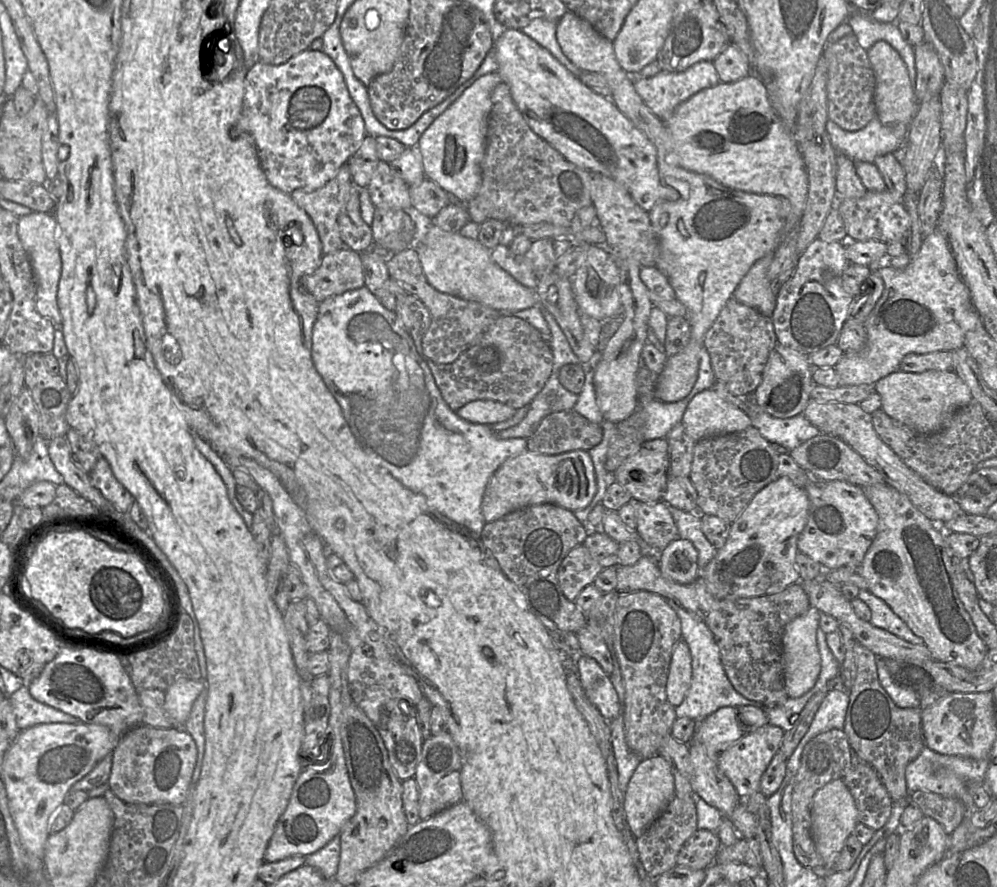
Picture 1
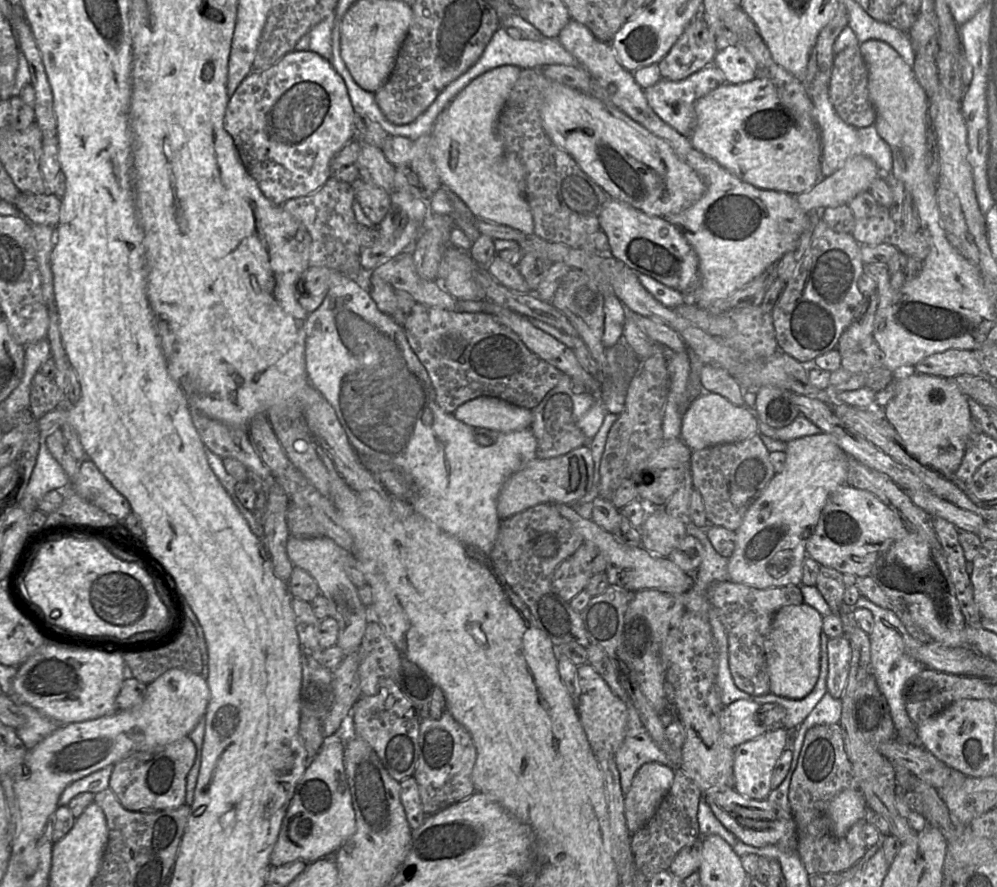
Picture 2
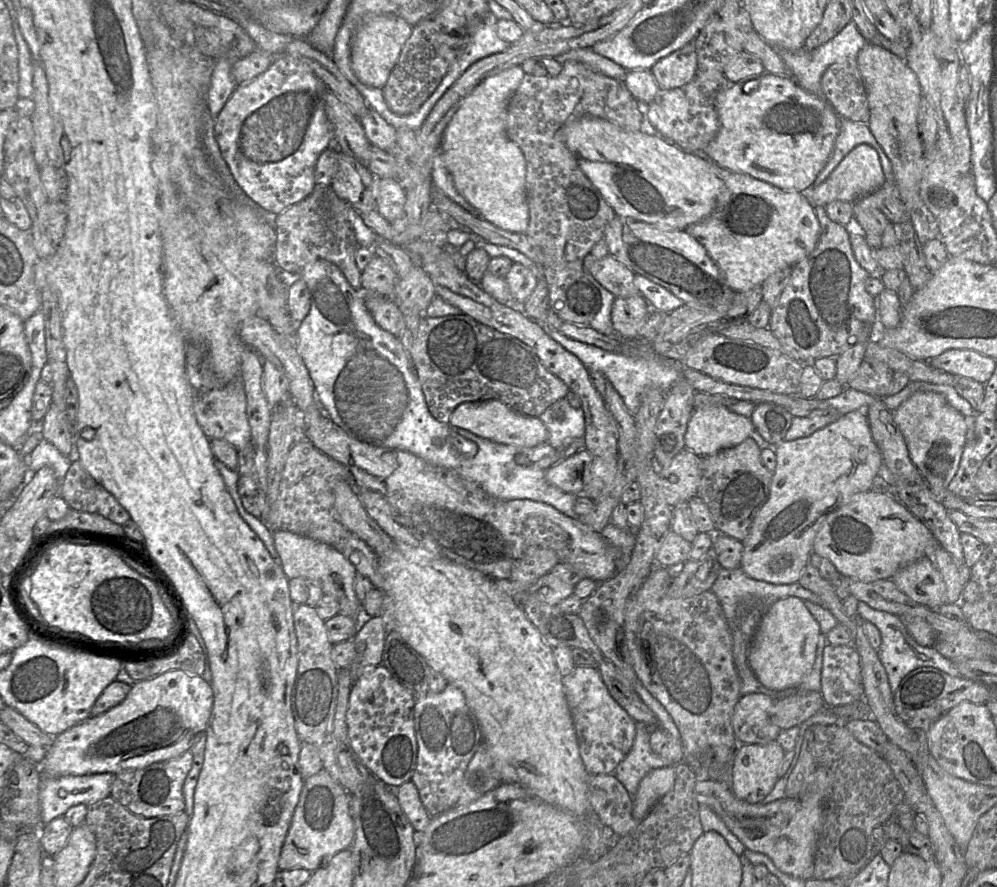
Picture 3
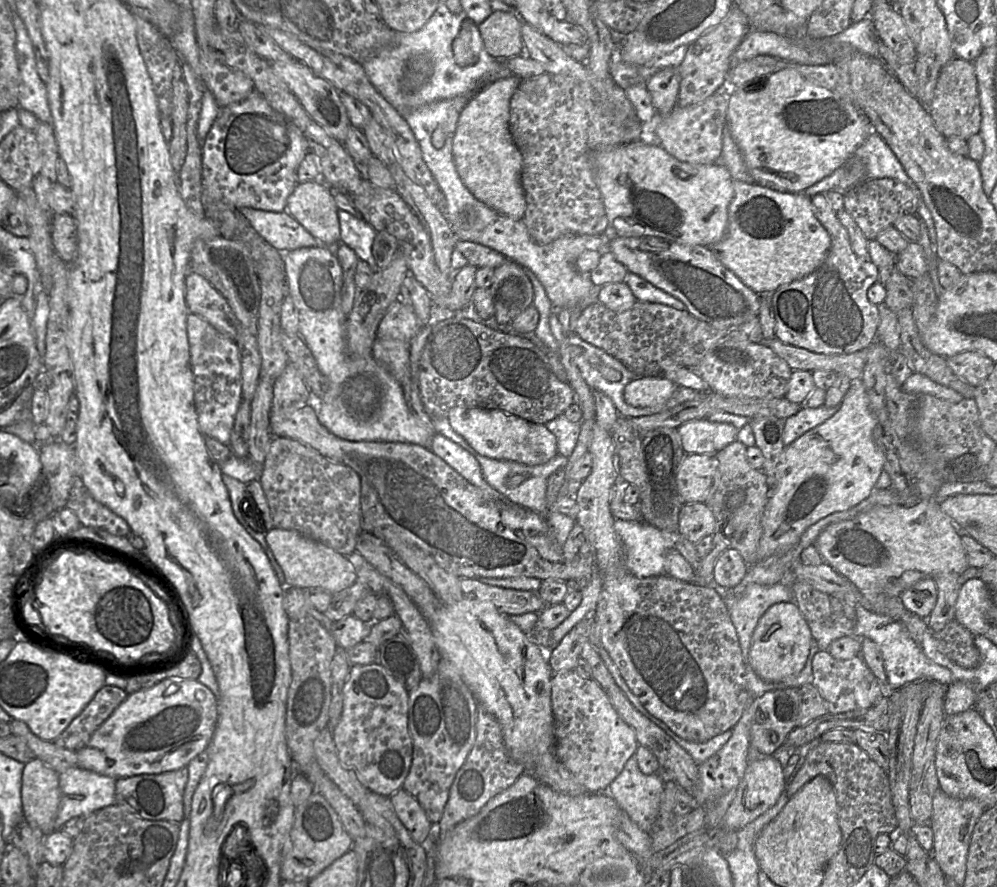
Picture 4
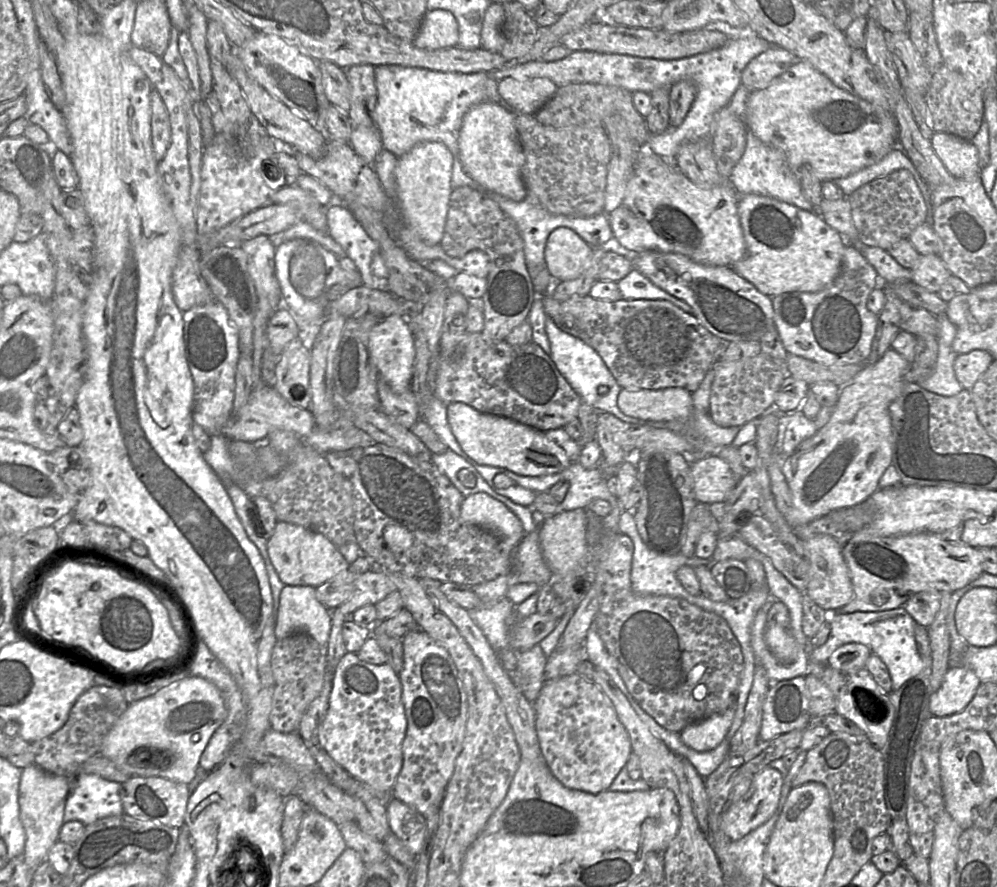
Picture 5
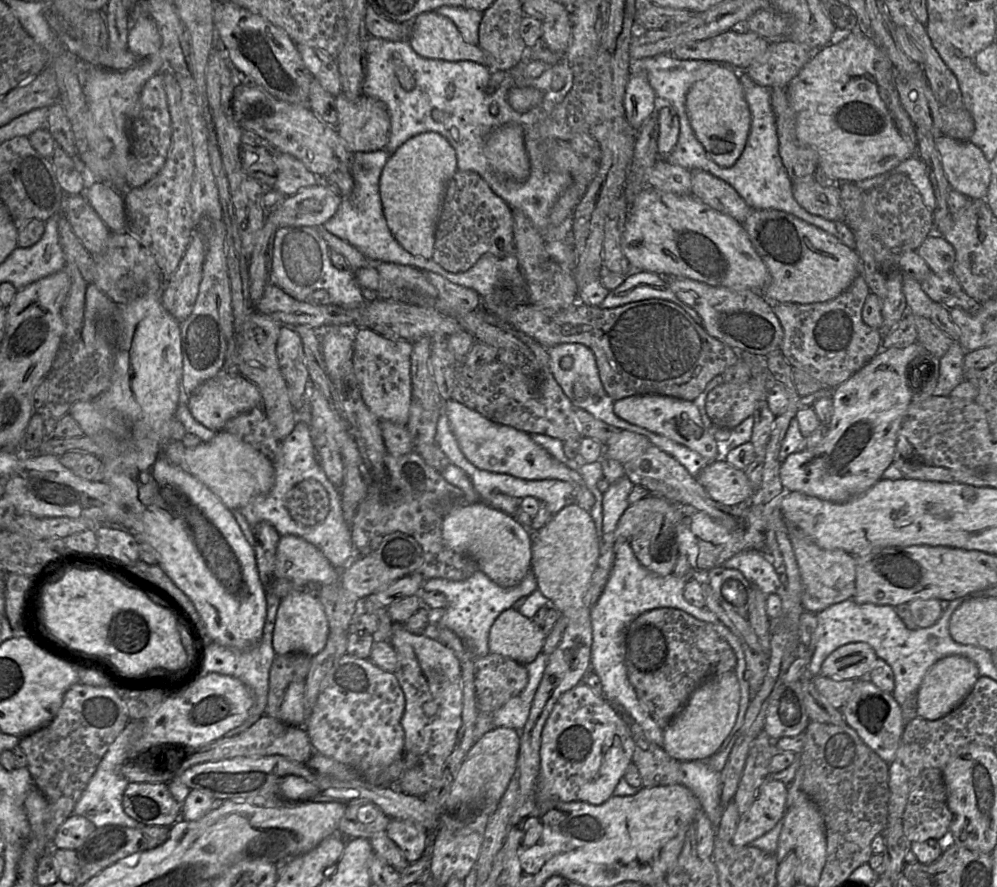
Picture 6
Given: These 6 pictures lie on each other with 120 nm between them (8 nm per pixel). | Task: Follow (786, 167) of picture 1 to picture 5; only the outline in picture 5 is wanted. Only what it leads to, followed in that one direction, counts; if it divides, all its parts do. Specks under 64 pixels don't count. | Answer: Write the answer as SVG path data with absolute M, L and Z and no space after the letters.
M797 60L767 89L751 91L744 121L747 129L756 137L784 154L792 170L805 166L820 182L843 178L877 163L890 150L898 146L899 128L891 111L838 88L804 60Z

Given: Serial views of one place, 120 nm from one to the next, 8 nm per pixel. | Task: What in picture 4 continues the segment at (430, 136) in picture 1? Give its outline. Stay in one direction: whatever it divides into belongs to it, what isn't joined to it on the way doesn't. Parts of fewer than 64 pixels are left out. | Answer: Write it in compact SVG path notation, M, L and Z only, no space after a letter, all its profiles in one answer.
M513 75L477 91L462 110L453 138L458 174L473 196L513 219L524 219L526 197L521 183L522 155L510 132L510 101L522 79Z

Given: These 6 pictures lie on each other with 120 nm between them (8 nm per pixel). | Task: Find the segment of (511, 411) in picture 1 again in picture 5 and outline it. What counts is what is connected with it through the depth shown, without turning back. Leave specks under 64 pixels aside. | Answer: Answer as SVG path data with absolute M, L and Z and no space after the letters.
M462 402L447 405L447 419L462 450L478 464L504 468L524 476L555 474L570 465L565 451L548 439L545 432L516 420L479 412Z

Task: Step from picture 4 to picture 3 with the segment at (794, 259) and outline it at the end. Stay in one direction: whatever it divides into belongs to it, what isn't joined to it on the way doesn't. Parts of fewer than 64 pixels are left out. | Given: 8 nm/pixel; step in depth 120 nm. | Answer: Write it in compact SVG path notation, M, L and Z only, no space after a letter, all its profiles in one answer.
M719 165L716 166L716 174L722 180L723 188L714 209L706 218L690 225L685 231L705 247L733 291L748 291L762 286L770 275L782 268L793 267L815 249L821 229L806 192L787 192Z

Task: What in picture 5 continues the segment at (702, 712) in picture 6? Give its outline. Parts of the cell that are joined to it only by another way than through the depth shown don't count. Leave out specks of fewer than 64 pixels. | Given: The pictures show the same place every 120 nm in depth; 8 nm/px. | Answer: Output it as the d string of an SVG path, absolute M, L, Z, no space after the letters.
M736 706L686 726L680 733L681 741L688 747L706 752L718 747L726 738L733 723Z

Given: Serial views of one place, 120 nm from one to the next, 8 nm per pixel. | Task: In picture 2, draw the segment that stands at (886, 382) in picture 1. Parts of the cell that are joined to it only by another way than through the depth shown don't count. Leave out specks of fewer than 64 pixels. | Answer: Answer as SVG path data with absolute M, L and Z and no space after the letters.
M903 370L894 378L896 396L884 407L884 415L903 441L906 451L920 464L944 475L953 475L964 457L968 439L973 433L973 418L970 414L968 397L961 391L953 378Z

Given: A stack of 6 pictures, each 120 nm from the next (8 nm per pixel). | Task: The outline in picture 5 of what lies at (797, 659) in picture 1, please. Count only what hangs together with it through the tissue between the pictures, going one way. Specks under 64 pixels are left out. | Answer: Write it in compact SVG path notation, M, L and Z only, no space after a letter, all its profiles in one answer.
M776 599L768 612L764 639L781 664L793 663L799 655L799 644L792 634L788 608Z

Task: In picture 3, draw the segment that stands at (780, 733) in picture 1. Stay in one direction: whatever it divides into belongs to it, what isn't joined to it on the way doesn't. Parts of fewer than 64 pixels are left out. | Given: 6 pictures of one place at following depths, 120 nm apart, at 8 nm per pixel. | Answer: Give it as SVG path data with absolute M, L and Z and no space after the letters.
M777 741L767 744L740 744L730 768L730 786L740 800L750 804L761 803L780 779L779 770L785 751Z

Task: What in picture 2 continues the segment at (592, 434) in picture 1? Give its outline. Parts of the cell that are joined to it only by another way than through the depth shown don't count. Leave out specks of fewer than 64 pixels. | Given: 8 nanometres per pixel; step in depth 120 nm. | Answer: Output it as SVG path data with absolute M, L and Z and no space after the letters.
M561 372L557 385L551 389L543 400L533 409L530 430L537 438L537 458L547 459L564 455L573 449L588 444L576 422L589 410L593 403L593 395L589 393L574 394L570 389L571 378Z

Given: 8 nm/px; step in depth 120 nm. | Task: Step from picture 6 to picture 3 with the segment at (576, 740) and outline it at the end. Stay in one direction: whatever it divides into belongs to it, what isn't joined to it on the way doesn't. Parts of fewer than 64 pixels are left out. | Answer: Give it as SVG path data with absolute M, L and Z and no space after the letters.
M576 667L569 676L563 677L563 687L587 772L614 773L634 743L636 722L612 698L596 667Z

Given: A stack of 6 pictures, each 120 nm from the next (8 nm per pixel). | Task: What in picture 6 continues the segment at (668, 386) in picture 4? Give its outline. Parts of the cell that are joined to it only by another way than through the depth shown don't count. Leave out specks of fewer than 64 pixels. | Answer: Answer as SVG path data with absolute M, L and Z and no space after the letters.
M659 394L633 395L615 401L614 412L631 424L665 436L698 452L707 460L707 464L717 458L718 443L714 432L704 425L694 401Z

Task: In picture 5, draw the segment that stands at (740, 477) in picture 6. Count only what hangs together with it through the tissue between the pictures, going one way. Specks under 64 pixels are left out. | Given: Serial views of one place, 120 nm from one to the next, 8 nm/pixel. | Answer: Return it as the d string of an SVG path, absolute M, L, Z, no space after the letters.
M717 454L693 462L690 472L697 503L725 503L738 483L728 463Z

